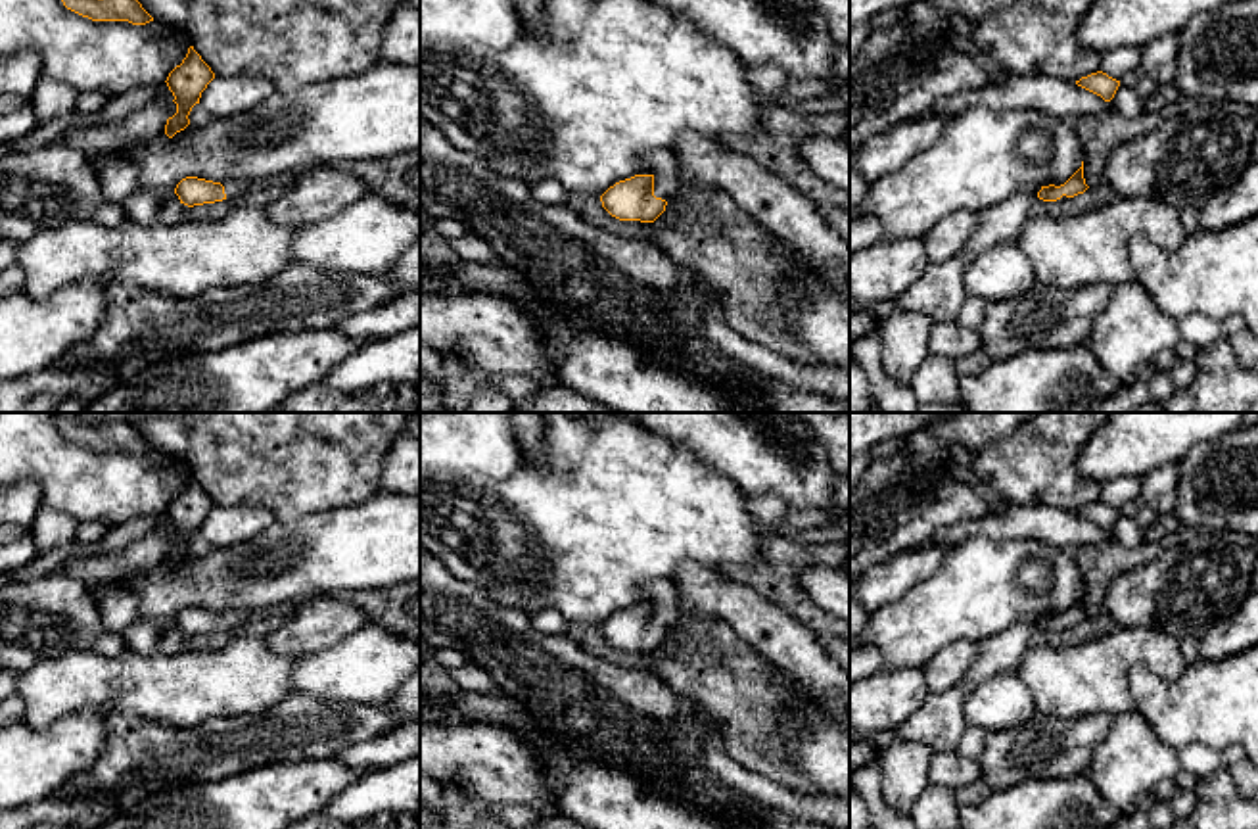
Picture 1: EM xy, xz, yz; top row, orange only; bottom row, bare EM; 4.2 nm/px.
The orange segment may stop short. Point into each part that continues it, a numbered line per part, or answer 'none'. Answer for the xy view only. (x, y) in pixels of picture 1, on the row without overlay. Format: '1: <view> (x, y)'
1: xy (232, 618)

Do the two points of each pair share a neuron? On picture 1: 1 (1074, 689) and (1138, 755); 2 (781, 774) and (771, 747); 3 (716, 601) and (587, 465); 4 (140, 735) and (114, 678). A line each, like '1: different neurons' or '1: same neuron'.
1: different neurons
2: different neurons
3: different neurons
4: different neurons

